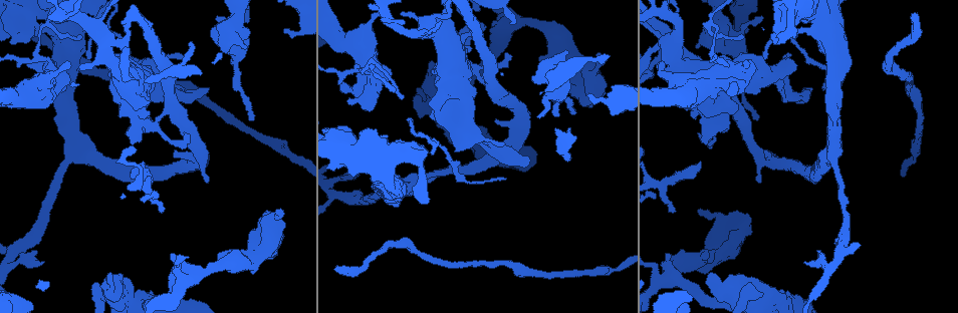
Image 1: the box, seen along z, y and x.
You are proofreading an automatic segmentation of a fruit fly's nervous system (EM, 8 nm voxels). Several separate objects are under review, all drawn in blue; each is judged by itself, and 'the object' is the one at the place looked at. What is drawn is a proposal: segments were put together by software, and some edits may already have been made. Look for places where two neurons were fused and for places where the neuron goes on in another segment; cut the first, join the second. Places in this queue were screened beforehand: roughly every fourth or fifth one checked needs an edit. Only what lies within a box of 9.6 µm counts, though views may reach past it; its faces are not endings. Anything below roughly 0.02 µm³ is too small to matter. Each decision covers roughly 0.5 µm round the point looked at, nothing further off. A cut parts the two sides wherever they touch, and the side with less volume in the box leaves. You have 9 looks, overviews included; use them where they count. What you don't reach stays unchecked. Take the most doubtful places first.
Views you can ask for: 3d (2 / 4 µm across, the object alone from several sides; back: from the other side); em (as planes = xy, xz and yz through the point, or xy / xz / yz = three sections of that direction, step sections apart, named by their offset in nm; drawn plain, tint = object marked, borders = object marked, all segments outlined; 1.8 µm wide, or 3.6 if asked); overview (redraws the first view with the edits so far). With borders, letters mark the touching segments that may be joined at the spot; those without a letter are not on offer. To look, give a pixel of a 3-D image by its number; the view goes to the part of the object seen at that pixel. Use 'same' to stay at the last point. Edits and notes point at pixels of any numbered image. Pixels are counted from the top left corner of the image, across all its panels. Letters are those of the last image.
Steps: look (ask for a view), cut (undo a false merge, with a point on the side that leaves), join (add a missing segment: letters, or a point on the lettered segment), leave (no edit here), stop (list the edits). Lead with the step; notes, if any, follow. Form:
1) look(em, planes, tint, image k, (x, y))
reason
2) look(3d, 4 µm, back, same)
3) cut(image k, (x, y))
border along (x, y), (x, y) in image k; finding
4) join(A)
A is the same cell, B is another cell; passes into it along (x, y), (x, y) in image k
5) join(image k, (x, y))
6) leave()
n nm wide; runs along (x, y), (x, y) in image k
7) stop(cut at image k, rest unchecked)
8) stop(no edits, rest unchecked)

look(em, xy, step 8, borders, image 1, (747, 28))
thick end

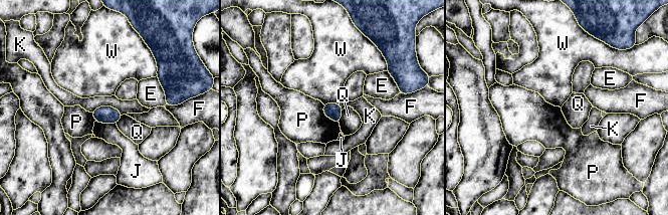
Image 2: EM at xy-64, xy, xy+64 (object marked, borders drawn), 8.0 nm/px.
leave()
E, F, J, K, P, Q and W are other cells; border along (151, 51), (157, 63), (157, 75) in image 2; no lettered segment goes on from it

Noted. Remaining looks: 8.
look(3d, 4 µm, image 1, (914, 12))
free end

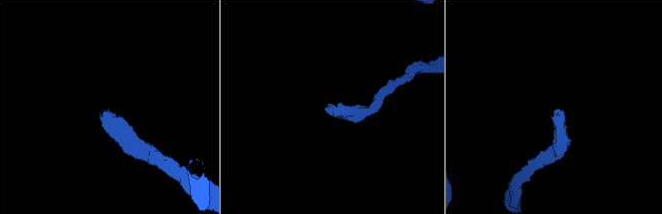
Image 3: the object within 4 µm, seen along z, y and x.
look(em, yz, step 8, tint, image 3, (333, 108))

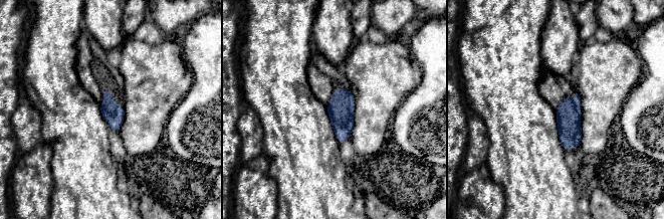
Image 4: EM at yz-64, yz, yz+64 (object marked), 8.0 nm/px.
look(em, planes, borders, same)
another direction

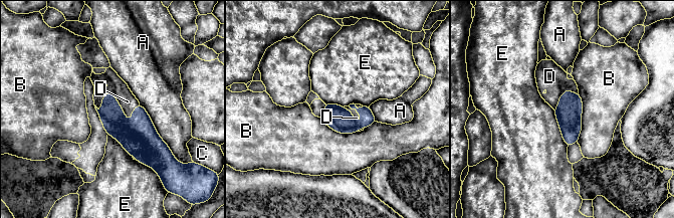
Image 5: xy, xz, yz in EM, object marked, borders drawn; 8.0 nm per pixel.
join(D)
D is the same cell, A, B, C and E are other cells; it goes on there

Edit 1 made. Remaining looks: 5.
look(overview)

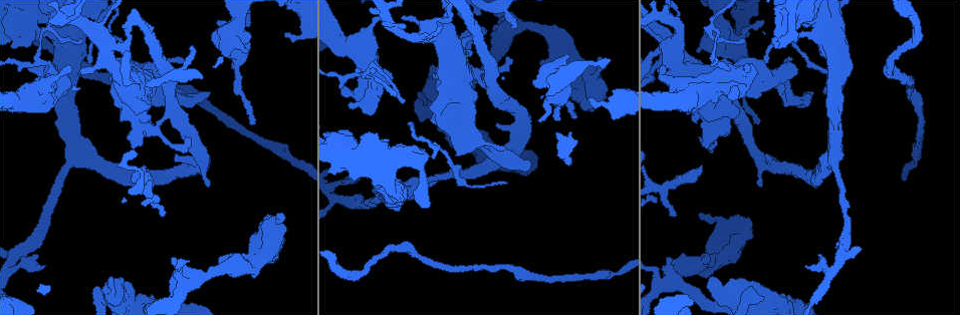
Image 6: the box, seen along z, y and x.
look(em, yz, step 4, tint, image 6, (728, 93))
thick end

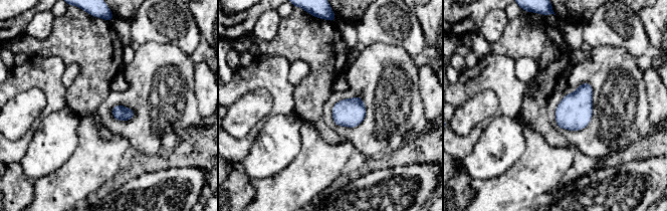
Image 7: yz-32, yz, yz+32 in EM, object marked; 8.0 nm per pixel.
look(em, planes, borders, same)

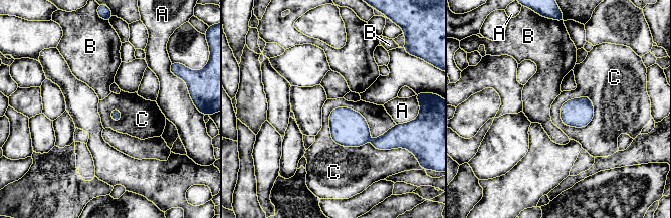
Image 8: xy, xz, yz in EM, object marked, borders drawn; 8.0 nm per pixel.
leave()
A, B and C are other cells; border along (327, 119), (344, 146), (396, 124) in image 8; none of them fits

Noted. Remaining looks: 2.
look(em, xz, step 8, tint, image 6, (404, 145))
thick end

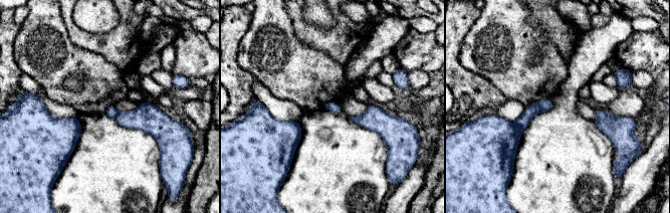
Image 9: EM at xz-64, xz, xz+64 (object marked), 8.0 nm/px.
look(em, planes, borders, same)
cut it another way

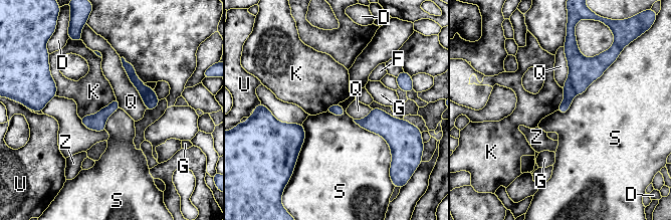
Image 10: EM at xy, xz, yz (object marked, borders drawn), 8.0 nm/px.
cut(image 10, (570, 93))
D, F, G, K, Q, S, U and Z are other cells; border along (569, 77), (572, 87), (577, 93) in image 10; two neurons meet here

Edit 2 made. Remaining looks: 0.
stop(join at image 5, cut at image 10, rest unchecked)

